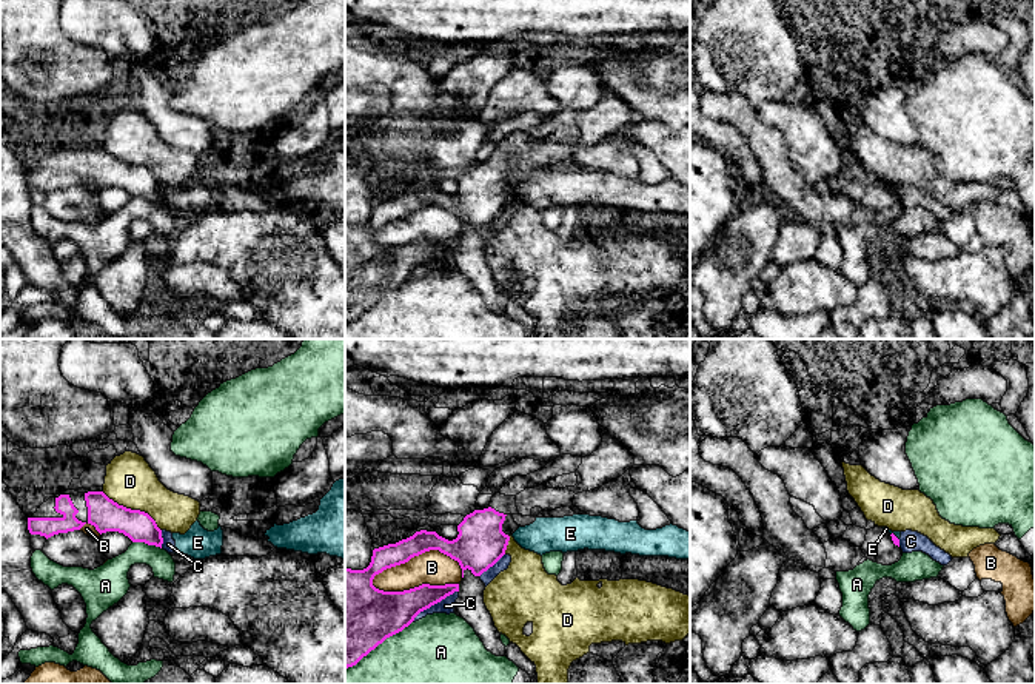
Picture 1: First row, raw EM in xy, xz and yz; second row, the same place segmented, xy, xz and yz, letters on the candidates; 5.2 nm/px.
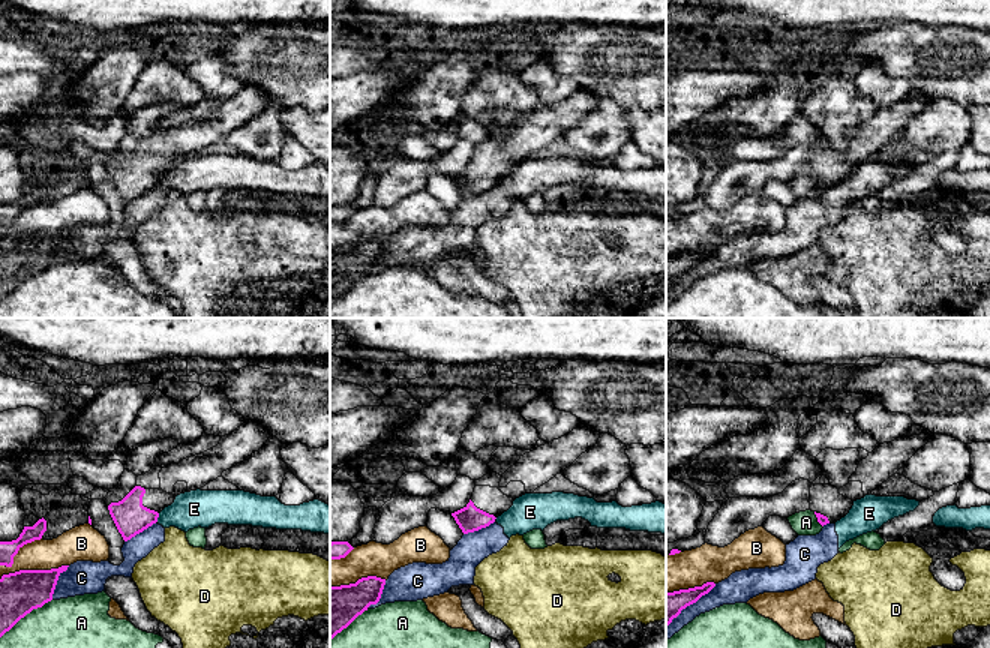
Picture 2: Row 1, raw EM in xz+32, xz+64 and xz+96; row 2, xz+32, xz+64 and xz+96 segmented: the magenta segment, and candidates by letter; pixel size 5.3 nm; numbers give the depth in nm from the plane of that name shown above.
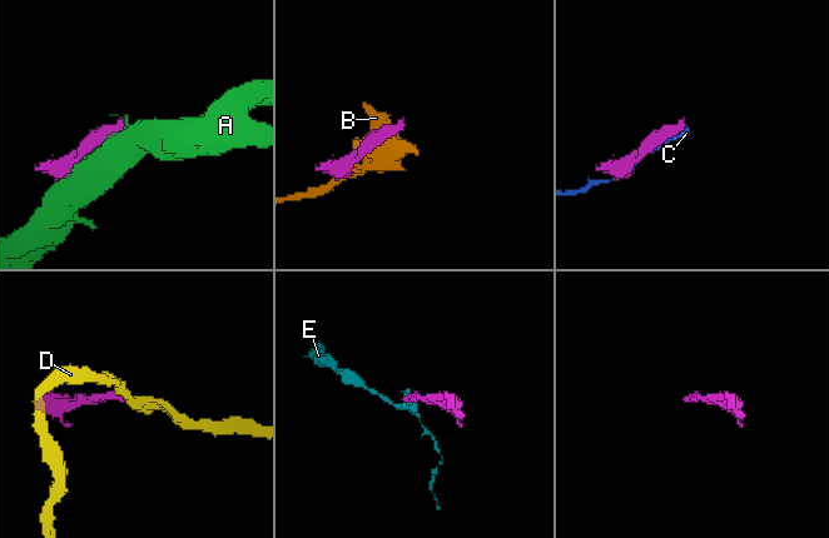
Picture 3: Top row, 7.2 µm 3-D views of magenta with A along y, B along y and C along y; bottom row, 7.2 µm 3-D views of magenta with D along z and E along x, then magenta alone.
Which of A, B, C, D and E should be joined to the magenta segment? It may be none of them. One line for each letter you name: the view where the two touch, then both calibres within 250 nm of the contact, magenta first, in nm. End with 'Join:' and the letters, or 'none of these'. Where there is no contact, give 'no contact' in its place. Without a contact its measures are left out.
Join: none of these

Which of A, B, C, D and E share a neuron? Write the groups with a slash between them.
A / B / C E / D

